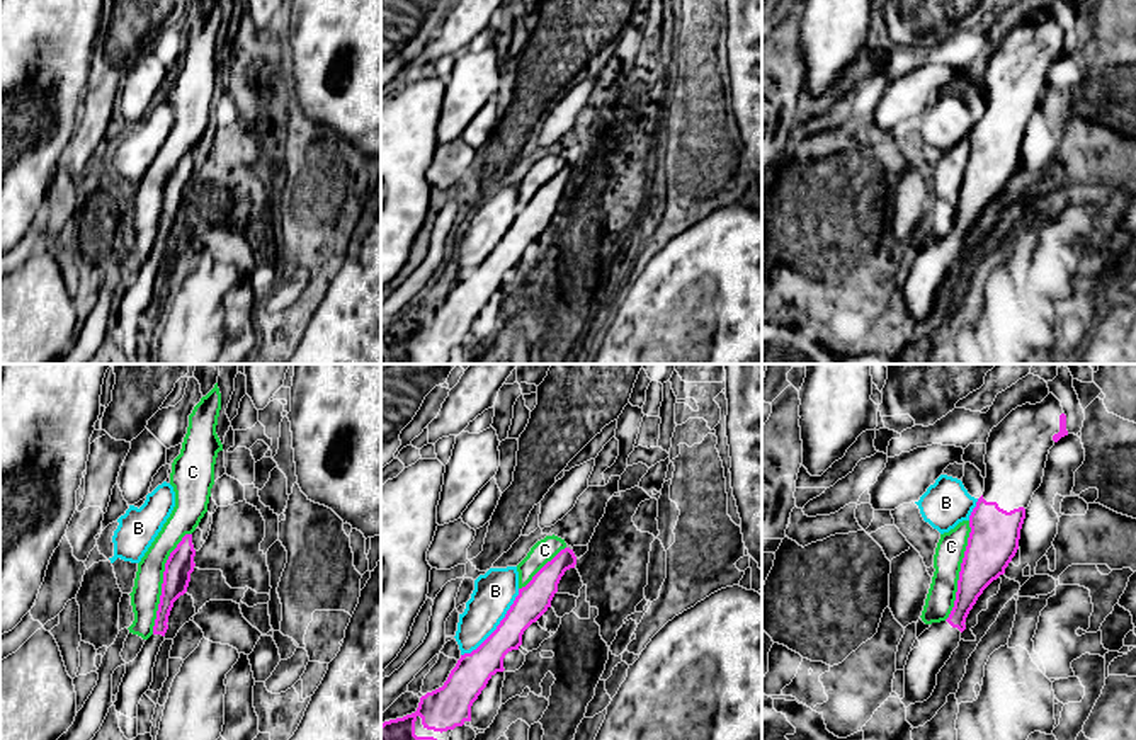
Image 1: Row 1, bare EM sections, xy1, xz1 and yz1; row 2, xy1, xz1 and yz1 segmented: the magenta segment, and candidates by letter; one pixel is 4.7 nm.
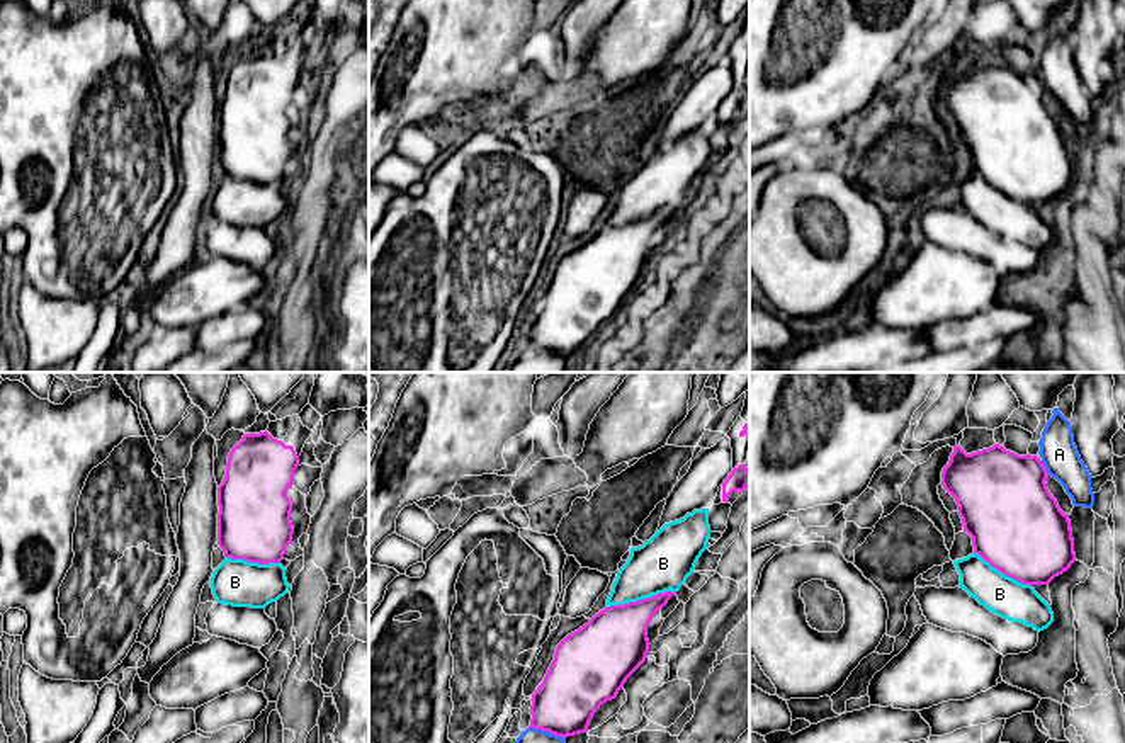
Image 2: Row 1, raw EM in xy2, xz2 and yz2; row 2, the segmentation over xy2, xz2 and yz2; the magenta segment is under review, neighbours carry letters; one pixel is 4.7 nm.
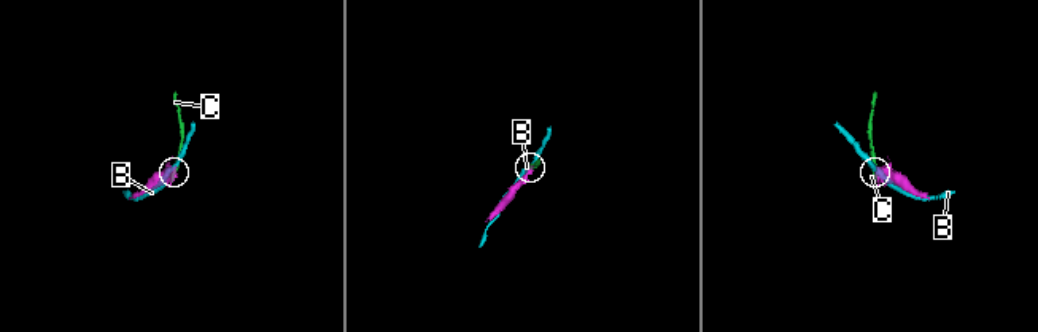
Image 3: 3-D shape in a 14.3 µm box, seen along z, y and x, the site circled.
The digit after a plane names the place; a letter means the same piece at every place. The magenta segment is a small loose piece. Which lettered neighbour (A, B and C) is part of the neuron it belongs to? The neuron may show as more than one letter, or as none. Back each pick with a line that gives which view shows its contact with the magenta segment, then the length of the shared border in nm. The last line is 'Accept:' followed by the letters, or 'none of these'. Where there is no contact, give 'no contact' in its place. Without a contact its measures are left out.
Accept: none of these

